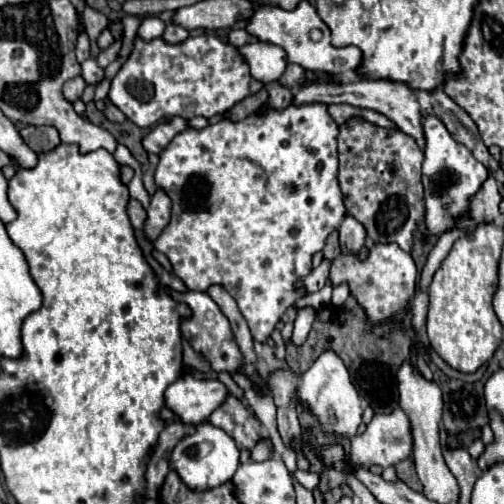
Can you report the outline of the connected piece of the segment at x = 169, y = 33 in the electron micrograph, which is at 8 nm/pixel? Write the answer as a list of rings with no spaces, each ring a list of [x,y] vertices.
[[[167,25],[165,33],[163,33],[163,39],[167,43],[175,43],[175,45],[183,43],[187,37],[189,37],[189,31],[183,29],[183,27],[179,27],[179,25]]]

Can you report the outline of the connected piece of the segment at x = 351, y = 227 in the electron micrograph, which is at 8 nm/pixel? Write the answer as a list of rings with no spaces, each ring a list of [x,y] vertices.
[[[347,215],[339,227],[339,243],[343,253],[359,253],[365,245],[365,229],[359,221],[355,221],[351,215]]]

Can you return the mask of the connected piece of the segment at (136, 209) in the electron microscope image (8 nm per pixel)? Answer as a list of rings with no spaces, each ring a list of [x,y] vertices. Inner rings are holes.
[[[129,199],[127,201],[127,215],[129,215],[129,221],[135,229],[141,229],[143,225],[143,219],[145,219],[145,211],[141,207],[141,203],[137,199]]]

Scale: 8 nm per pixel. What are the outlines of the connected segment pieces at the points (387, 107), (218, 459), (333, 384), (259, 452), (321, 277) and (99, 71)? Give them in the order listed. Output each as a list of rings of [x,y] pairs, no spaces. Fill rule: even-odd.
[[[361,79],[357,83],[315,83],[315,85],[303,85],[295,91],[293,95],[293,105],[309,105],[309,103],[349,103],[353,107],[365,107],[365,109],[375,109],[383,115],[387,115],[395,125],[411,135],[421,149],[425,149],[425,133],[423,133],[423,113],[421,107],[415,99],[415,95],[409,91],[407,85],[403,83],[393,83],[393,81],[373,81],[373,79]]]
[[[209,421],[197,423],[195,433],[185,435],[185,439],[177,443],[169,457],[169,469],[173,469],[191,491],[207,491],[229,483],[237,467],[239,467],[237,445],[233,443],[233,439],[229,439],[229,435],[225,435],[225,431],[213,427]]]
[[[325,351],[317,359],[317,363],[313,363],[309,367],[309,371],[305,371],[301,375],[293,401],[295,403],[301,401],[319,419],[319,425],[327,435],[339,433],[347,439],[353,439],[353,435],[357,433],[357,429],[362,423],[364,409],[369,405],[367,401],[361,401],[357,389],[353,387],[353,383],[349,379],[347,367],[341,363],[341,359],[333,351]]]
[[[261,441],[251,451],[251,461],[265,461],[269,457],[273,457],[273,445],[271,445],[271,441]]]
[[[321,261],[321,265],[315,267],[307,277],[299,279],[297,285],[307,287],[307,293],[315,293],[315,291],[319,291],[325,285],[327,277],[329,277],[329,261]]]
[[[89,57],[83,65],[81,65],[81,77],[85,79],[87,85],[99,85],[105,79],[105,69],[99,67],[99,63]]]

